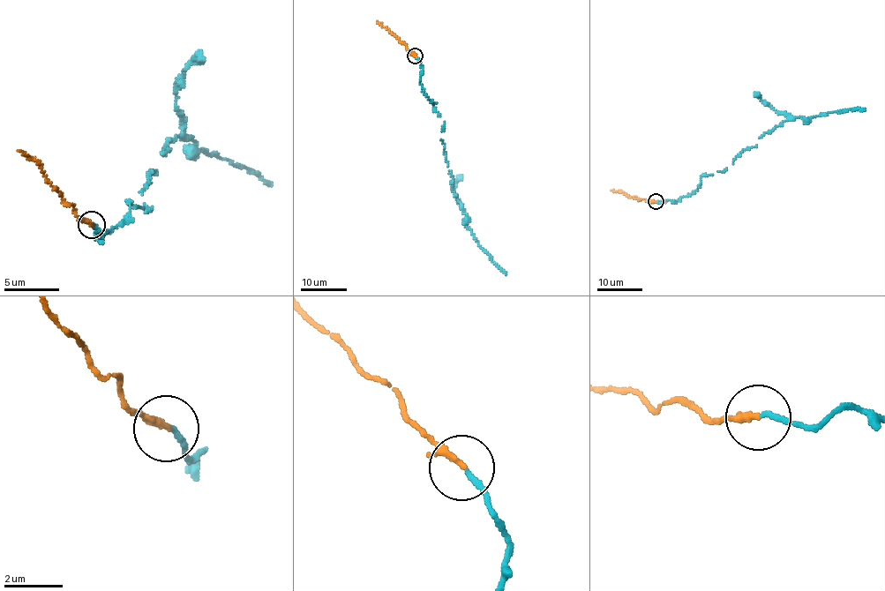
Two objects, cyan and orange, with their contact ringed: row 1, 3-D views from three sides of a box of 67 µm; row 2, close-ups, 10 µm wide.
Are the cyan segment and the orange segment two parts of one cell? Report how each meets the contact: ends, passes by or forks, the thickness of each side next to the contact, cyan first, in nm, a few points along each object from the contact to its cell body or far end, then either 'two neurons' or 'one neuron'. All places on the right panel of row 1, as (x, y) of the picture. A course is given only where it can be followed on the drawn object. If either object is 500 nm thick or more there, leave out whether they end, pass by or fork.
cyan ends there; orange ends there; 170 nm thick on the cyan side, 240 nm on the other; cyan runs (655, 201), (678, 201), (693, 193), (705, 174), (723, 171), (784, 121), (866, 110); orange runs (655, 201), (648, 202), (611, 190); one neuron

